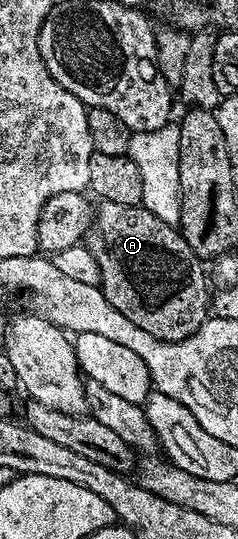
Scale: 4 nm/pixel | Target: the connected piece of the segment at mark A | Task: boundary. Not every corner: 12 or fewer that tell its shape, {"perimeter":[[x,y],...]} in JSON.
{"perimeter":[[100,201],[86,244],[108,302],[154,339],[208,320],[177,226]]}

